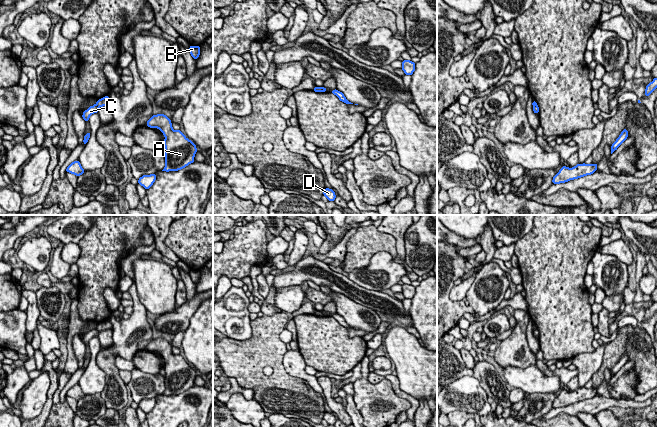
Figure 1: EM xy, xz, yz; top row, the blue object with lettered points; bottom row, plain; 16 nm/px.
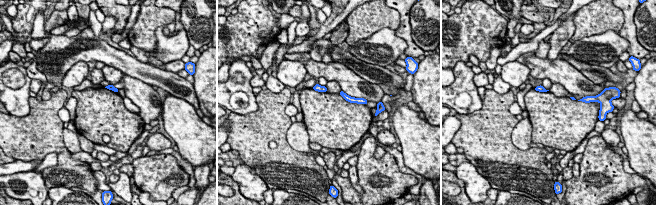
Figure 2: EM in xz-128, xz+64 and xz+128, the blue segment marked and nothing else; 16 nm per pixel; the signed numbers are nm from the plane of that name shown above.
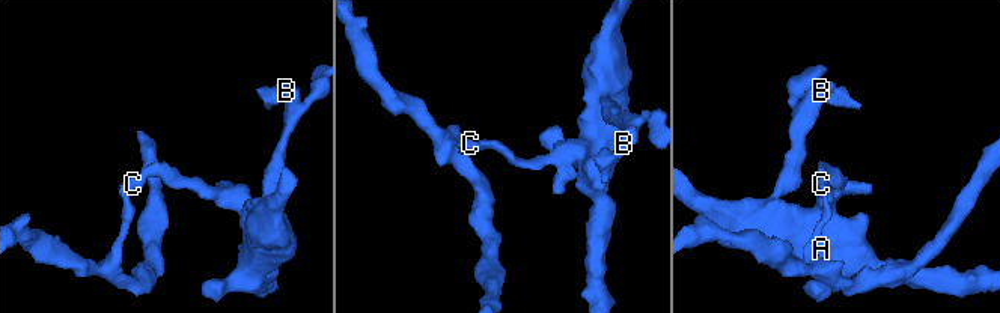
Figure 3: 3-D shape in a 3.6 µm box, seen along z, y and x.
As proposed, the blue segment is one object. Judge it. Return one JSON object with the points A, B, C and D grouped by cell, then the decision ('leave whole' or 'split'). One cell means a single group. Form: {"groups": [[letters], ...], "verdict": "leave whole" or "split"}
{"groups": [["A", "B"], ["C", "D"]], "verdict": "split"}

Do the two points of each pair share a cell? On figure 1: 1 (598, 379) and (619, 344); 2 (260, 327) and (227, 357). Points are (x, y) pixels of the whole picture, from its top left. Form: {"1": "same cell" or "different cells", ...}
{"1": "same cell", "2": "same cell"}

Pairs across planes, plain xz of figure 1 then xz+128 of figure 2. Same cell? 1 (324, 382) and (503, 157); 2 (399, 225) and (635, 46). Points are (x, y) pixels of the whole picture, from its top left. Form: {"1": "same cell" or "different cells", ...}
{"1": "different cells", "2": "same cell"}

